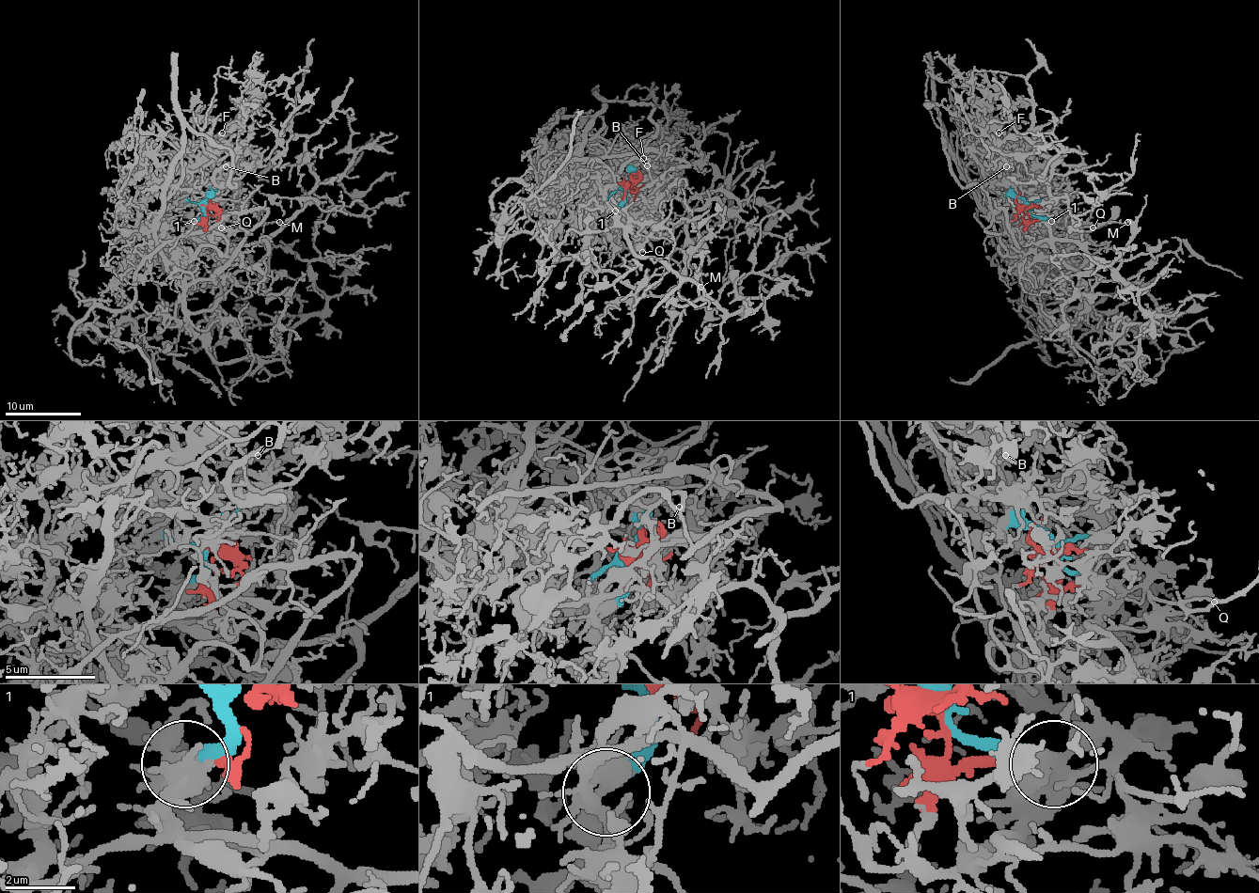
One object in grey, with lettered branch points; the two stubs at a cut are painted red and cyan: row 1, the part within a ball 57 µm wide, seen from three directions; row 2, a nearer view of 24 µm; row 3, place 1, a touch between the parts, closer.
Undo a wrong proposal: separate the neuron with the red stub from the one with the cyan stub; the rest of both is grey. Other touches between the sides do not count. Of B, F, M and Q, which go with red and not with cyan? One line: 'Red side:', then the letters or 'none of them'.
Red side: B, F

